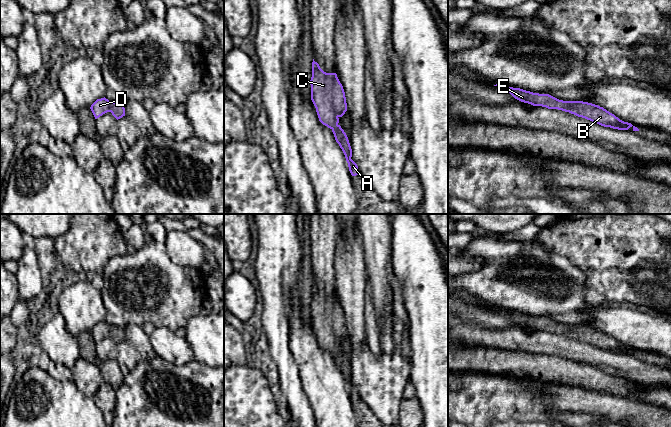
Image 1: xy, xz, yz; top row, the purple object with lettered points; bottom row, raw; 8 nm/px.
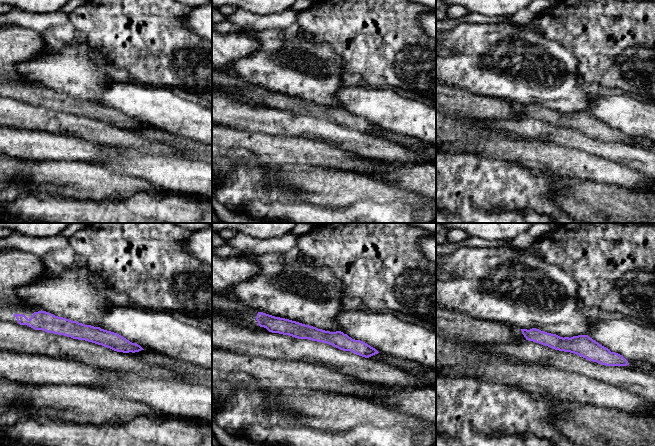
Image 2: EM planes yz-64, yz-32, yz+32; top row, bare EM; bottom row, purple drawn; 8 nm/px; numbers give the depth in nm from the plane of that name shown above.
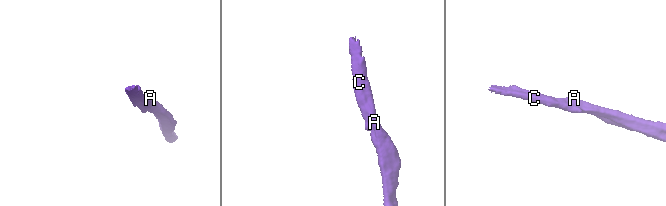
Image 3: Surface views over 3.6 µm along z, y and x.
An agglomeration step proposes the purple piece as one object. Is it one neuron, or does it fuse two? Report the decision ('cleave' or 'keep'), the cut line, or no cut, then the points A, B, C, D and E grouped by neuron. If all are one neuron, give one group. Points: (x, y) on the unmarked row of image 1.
keep | no cut | A B C D E

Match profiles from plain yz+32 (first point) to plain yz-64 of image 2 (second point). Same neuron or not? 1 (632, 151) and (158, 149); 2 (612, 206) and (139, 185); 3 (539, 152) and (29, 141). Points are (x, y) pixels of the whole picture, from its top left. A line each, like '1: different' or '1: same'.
1: same
2: same
3: same

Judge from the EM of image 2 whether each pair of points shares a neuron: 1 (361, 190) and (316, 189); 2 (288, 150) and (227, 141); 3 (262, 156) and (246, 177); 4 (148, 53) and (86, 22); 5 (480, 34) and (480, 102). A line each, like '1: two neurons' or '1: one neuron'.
1: one neuron
2: one neuron
3: two neurons
4: one neuron
5: two neurons

